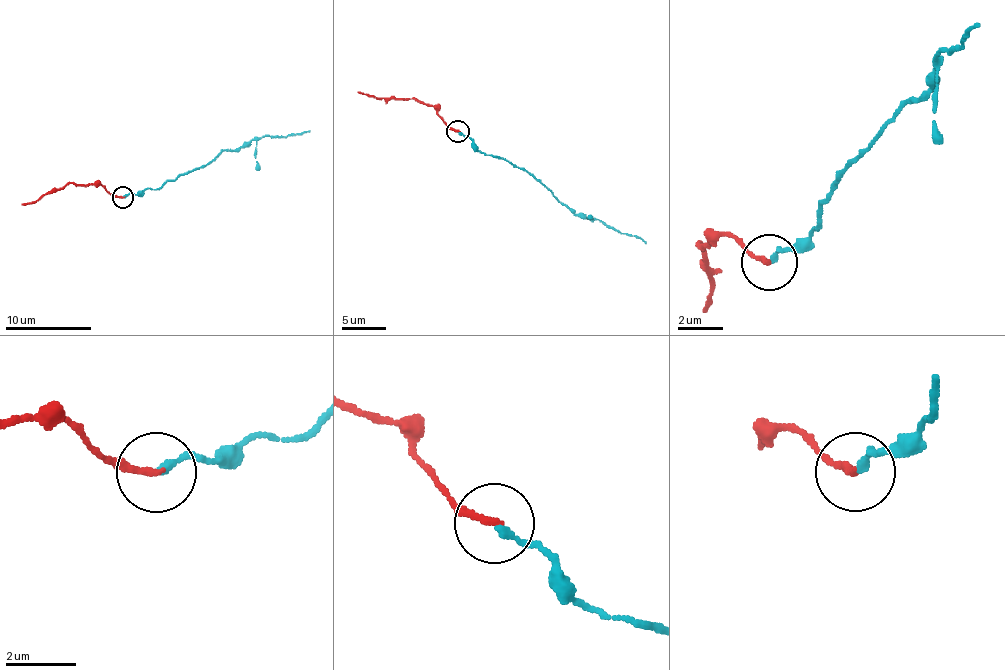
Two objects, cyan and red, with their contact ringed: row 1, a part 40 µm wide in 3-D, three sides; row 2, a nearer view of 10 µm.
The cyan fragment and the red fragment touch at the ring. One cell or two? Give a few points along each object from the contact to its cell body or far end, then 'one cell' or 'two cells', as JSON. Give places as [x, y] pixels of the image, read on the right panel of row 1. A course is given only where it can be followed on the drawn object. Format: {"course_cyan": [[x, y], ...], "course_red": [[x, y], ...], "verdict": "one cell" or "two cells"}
{"course_cyan": [[771, 264], [815, 227], [846, 167], [899, 105], [918, 102], [939, 64], [962, 36], [981, 22]], "course_red": [[771, 264], [767, 265], [722, 236], [697, 242], [711, 295], [705, 310]], "verdict": "two cells"}

